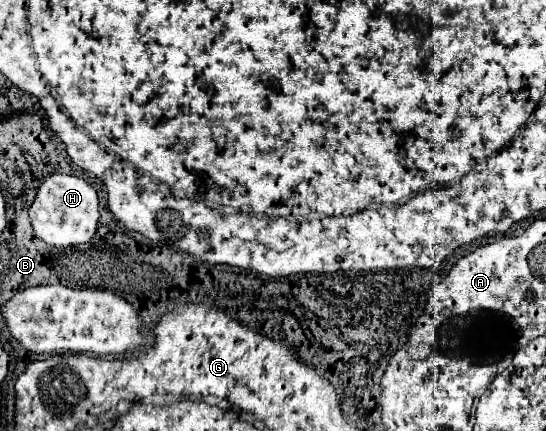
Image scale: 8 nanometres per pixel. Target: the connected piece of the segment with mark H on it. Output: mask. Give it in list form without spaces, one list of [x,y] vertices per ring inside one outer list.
[[[52,174],[42,180],[38,194],[30,206],[30,220],[34,234],[50,246],[76,246],[90,242],[98,230],[98,196],[96,190],[78,176]]]

